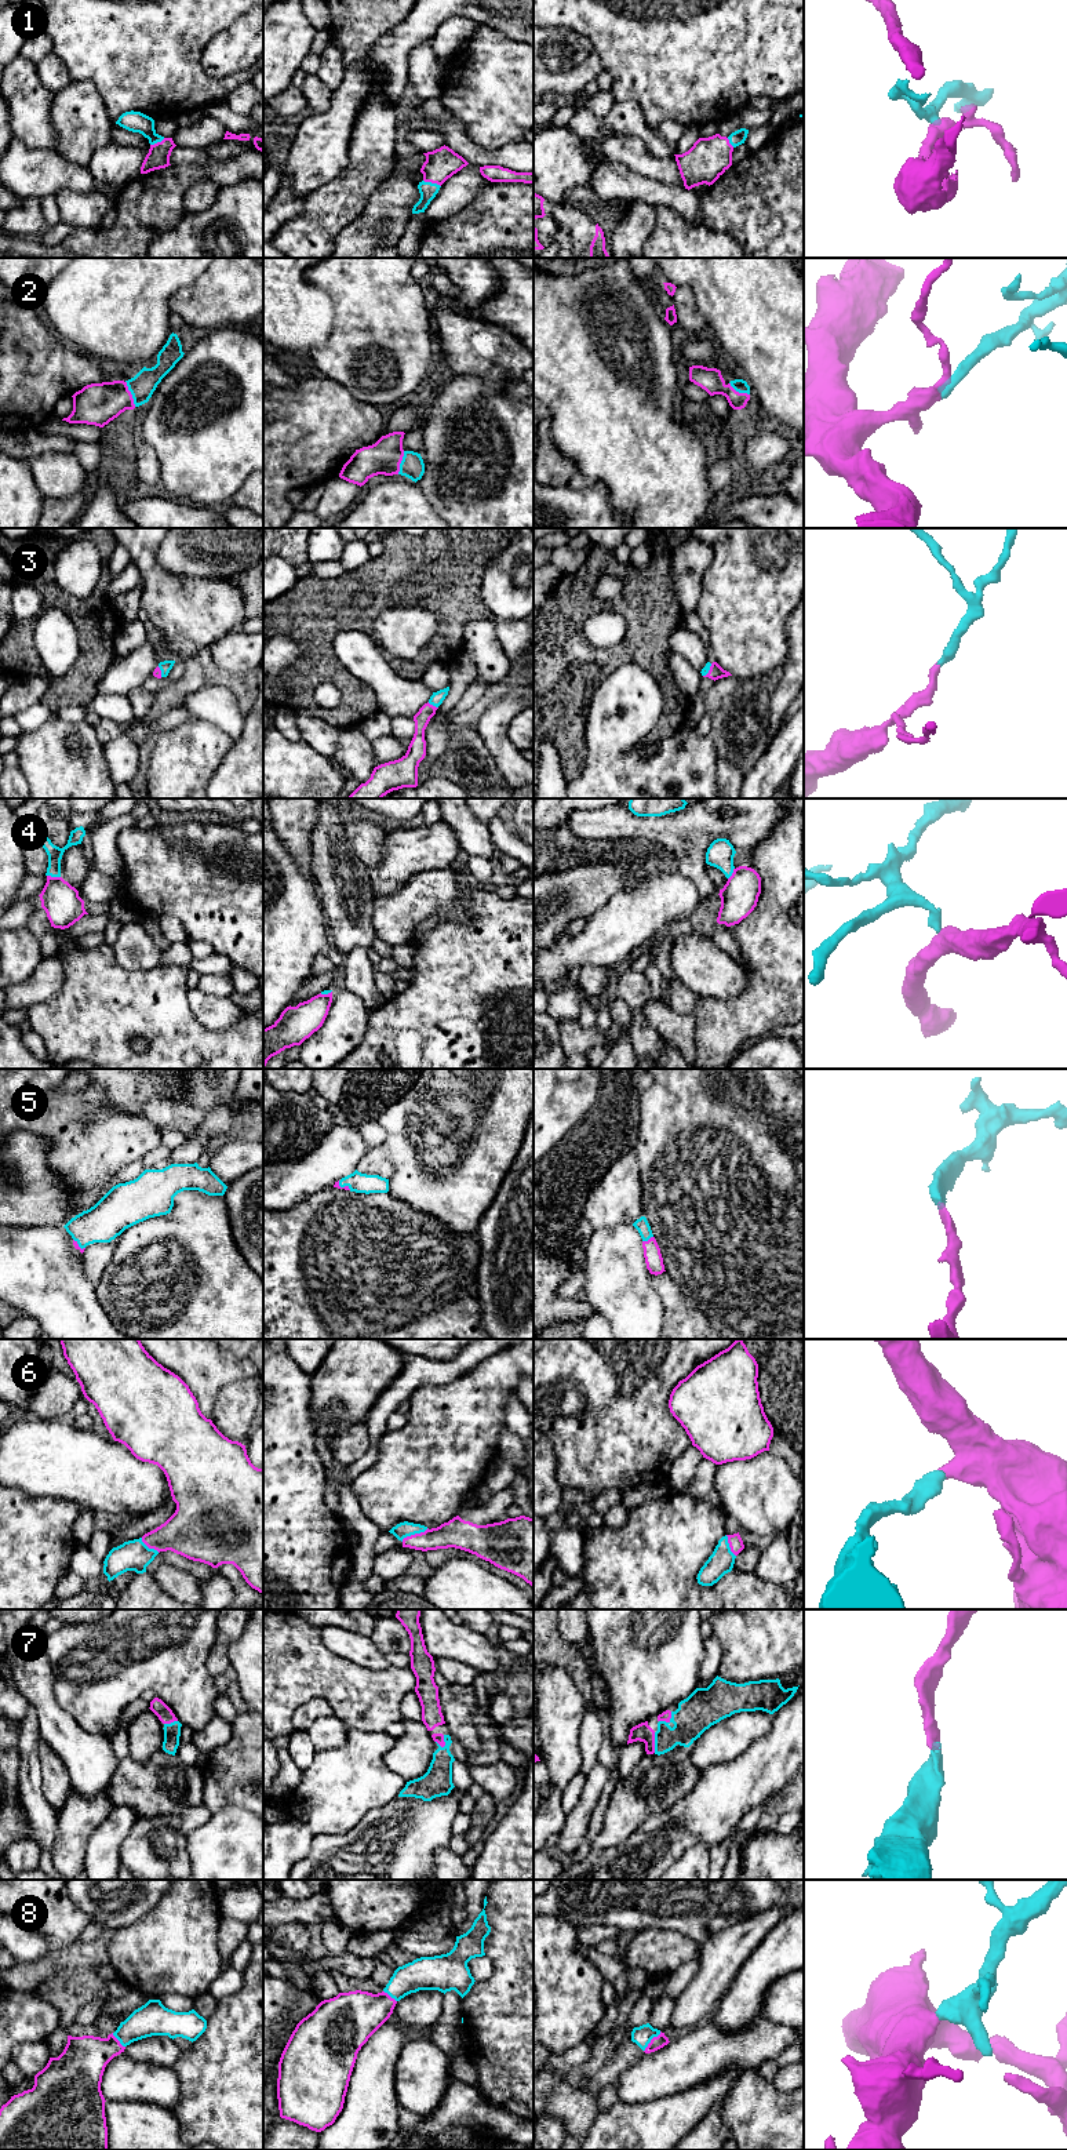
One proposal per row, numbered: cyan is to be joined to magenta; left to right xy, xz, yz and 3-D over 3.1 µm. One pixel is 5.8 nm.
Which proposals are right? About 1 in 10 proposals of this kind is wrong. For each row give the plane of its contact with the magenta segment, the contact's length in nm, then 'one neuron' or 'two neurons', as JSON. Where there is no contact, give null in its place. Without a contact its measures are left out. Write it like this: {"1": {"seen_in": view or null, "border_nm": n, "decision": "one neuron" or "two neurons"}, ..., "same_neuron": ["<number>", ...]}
{"1": {"seen_in": "xz", "border_nm": 110, "decision": "one neuron"}, "2": {"seen_in": "xy", "border_nm": 160, "decision": "one neuron"}, "3": {"seen_in": "xz", "border_nm": 70, "decision": "one neuron"}, "4": {"seen_in": "xy", "border_nm": 80, "decision": "two neurons"}, "5": {"seen_in": "yz", "border_nm": 70, "decision": "one neuron"}, "6": {"seen_in": "xz", "border_nm": 180, "decision": "one neuron"}, "7": {"seen_in": "yz", "border_nm": 100, "decision": "one neuron"}, "8": {"seen_in": "yz", "border_nm": 160, "decision": "one neuron"}, "same_neuron": ["1", "2", "3", "5", "6", "7", "8"]}

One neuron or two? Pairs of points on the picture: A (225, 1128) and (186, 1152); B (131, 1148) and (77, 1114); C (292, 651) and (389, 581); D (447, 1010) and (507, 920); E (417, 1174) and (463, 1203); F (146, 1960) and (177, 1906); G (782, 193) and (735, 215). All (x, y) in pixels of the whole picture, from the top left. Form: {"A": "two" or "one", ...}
{"A": "one", "B": "one", "C": "two", "D": "one", "E": "one", "F": "one", "G": "one"}

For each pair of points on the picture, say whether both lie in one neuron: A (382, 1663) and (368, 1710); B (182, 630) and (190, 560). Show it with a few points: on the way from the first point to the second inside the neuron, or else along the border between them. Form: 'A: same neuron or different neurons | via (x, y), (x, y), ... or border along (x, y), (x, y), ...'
A: different neurons | border along (349, 1661), (374, 1670), (390, 1668)
B: different neurons | border along (159, 564), (181, 575), (221, 579)

